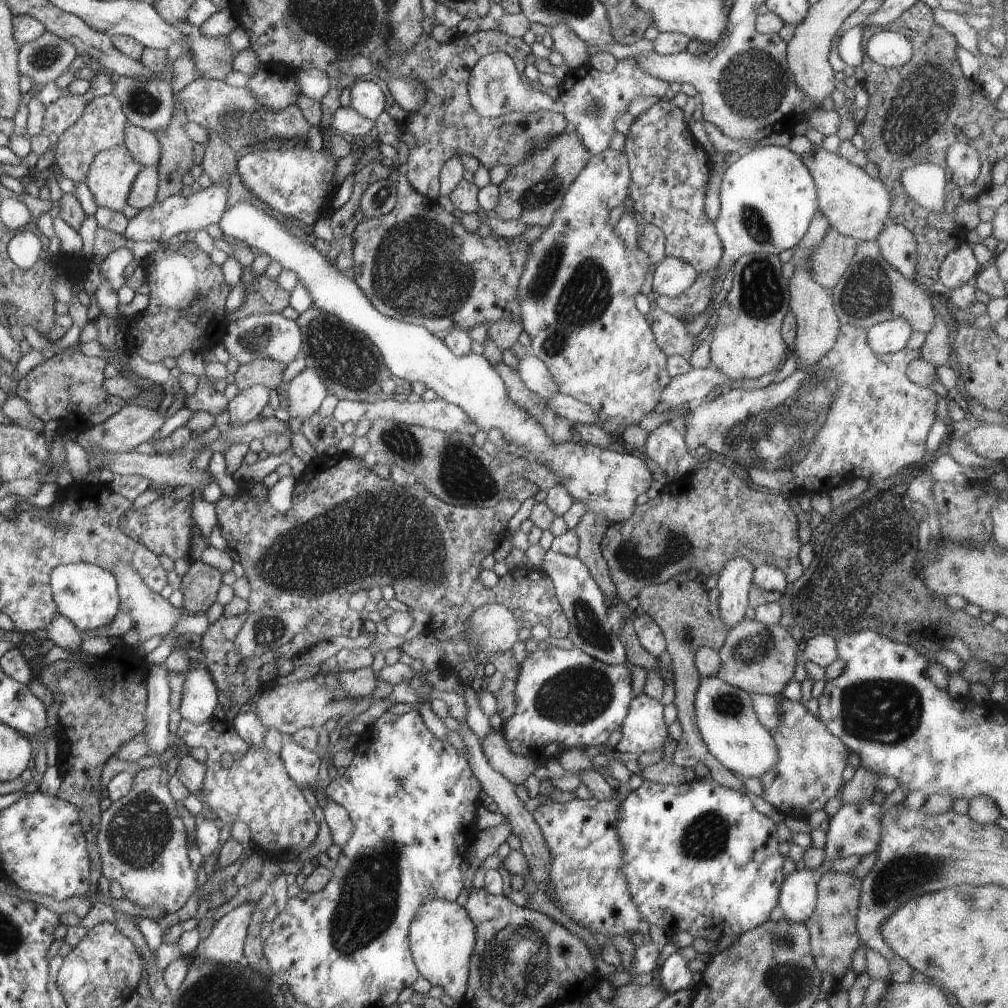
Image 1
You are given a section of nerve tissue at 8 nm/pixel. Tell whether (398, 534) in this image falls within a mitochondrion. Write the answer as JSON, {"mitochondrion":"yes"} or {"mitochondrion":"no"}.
{"mitochondrion":"yes"}

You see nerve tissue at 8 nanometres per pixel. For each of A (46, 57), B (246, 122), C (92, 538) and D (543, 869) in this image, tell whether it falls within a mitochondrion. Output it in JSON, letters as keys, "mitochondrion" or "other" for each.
{"A":"mitochondrion","B":"mitochondrion","C":"mitochondrion","D":"other"}

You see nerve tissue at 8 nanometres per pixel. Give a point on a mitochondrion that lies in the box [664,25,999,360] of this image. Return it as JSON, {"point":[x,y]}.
{"point":[908,123]}

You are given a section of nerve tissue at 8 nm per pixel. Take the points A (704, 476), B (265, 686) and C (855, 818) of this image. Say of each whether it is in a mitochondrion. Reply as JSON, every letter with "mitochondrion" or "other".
{"A":"other","B":"other","C":"other"}

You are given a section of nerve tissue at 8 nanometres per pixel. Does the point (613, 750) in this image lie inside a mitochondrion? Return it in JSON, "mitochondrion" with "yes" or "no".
{"mitochondrion":"no"}

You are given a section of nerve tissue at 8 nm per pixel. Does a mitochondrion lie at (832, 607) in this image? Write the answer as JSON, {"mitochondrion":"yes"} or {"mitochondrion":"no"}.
{"mitochondrion":"yes"}

